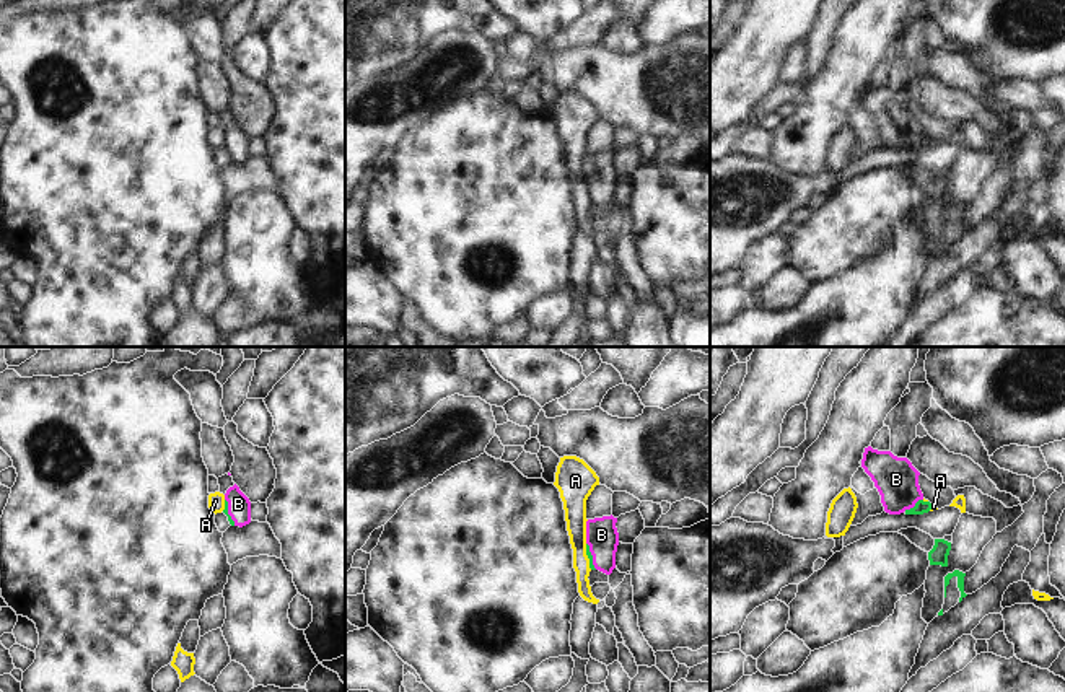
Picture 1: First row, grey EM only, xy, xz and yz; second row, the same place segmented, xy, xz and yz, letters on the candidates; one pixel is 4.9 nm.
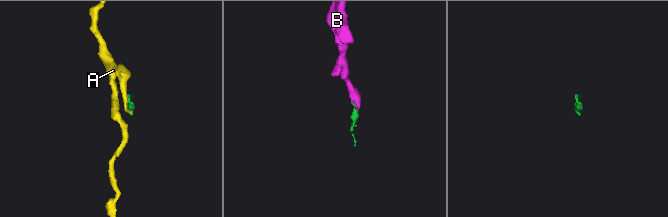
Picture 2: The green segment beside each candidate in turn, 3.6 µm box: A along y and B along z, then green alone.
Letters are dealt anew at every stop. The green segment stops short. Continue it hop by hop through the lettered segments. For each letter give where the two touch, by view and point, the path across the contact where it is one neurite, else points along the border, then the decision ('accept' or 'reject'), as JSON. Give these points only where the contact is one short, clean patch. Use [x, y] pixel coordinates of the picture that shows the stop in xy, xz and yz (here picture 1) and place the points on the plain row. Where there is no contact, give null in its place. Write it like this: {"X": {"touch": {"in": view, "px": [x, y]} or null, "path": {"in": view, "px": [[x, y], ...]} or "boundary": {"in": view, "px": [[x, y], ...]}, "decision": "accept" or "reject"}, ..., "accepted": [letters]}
{"A": {"touch": {"in": "xz", "px": [588, 192]}, "boundary": {"in": "xz", "px": [[585, 179], [585, 189], [591, 204]]}, "decision": "reject"}, "B": {"touch": {"in": "yz", "px": [914, 142]}, "path": {"in": "yz", "px": [[920, 142], [914, 142], [899, 124], [896, 114]]}, "decision": "accept"}, "accepted": ["B"]}

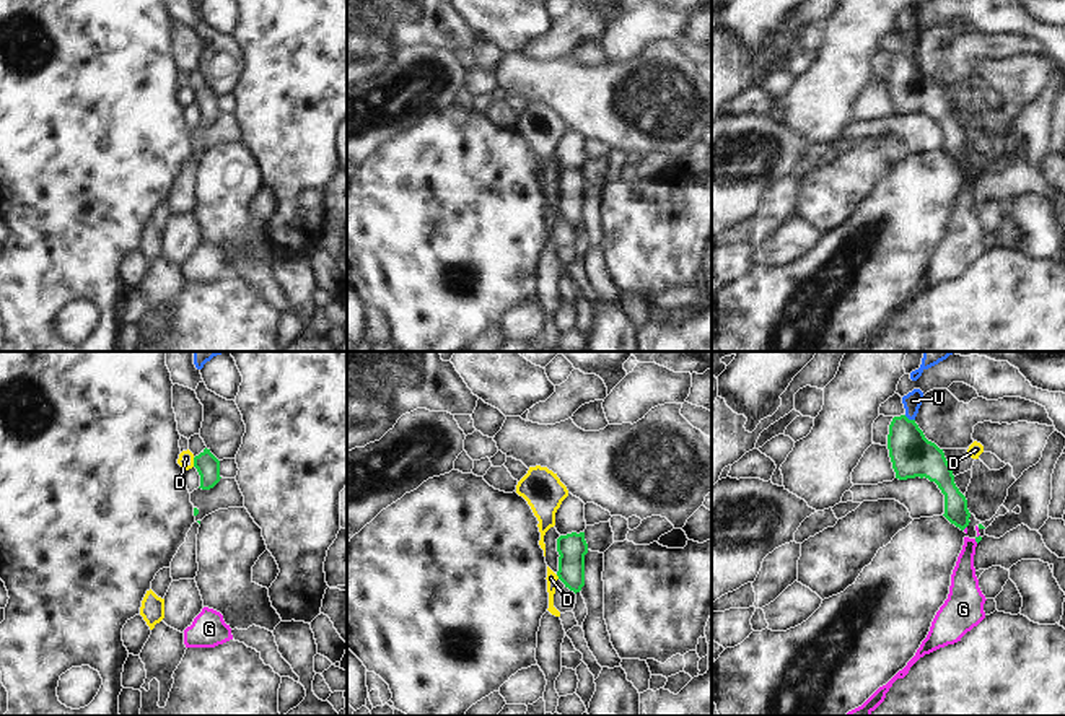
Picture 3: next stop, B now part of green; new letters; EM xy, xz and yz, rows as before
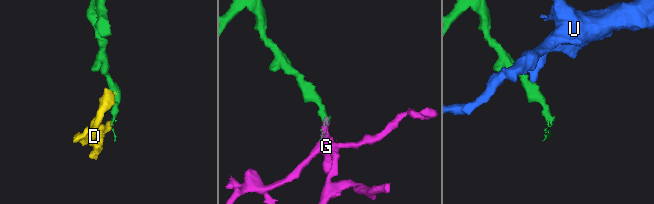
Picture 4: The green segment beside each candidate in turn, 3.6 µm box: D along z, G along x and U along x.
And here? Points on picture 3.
{"D": {"touch": {"in": "xy", "px": [194, 98]}, "boundary": {"in": "xy", "px": [[192, 93], [194, 101]]}, "decision": "reject"}, "G": {"touch": {"in": "yz", "px": [976, 174]}, "path": {"in": "yz", "px": [[977, 174], [976, 174], [966, 191], [964, 223]]}, "decision": "accept"}, "U": {"touch": {"in": "yz", "px": [907, 54]}, "boundary": {"in": "yz", "px": [[904, 51], [914, 56]]}, "decision": "reject"}, "accepted": ["G"]}

